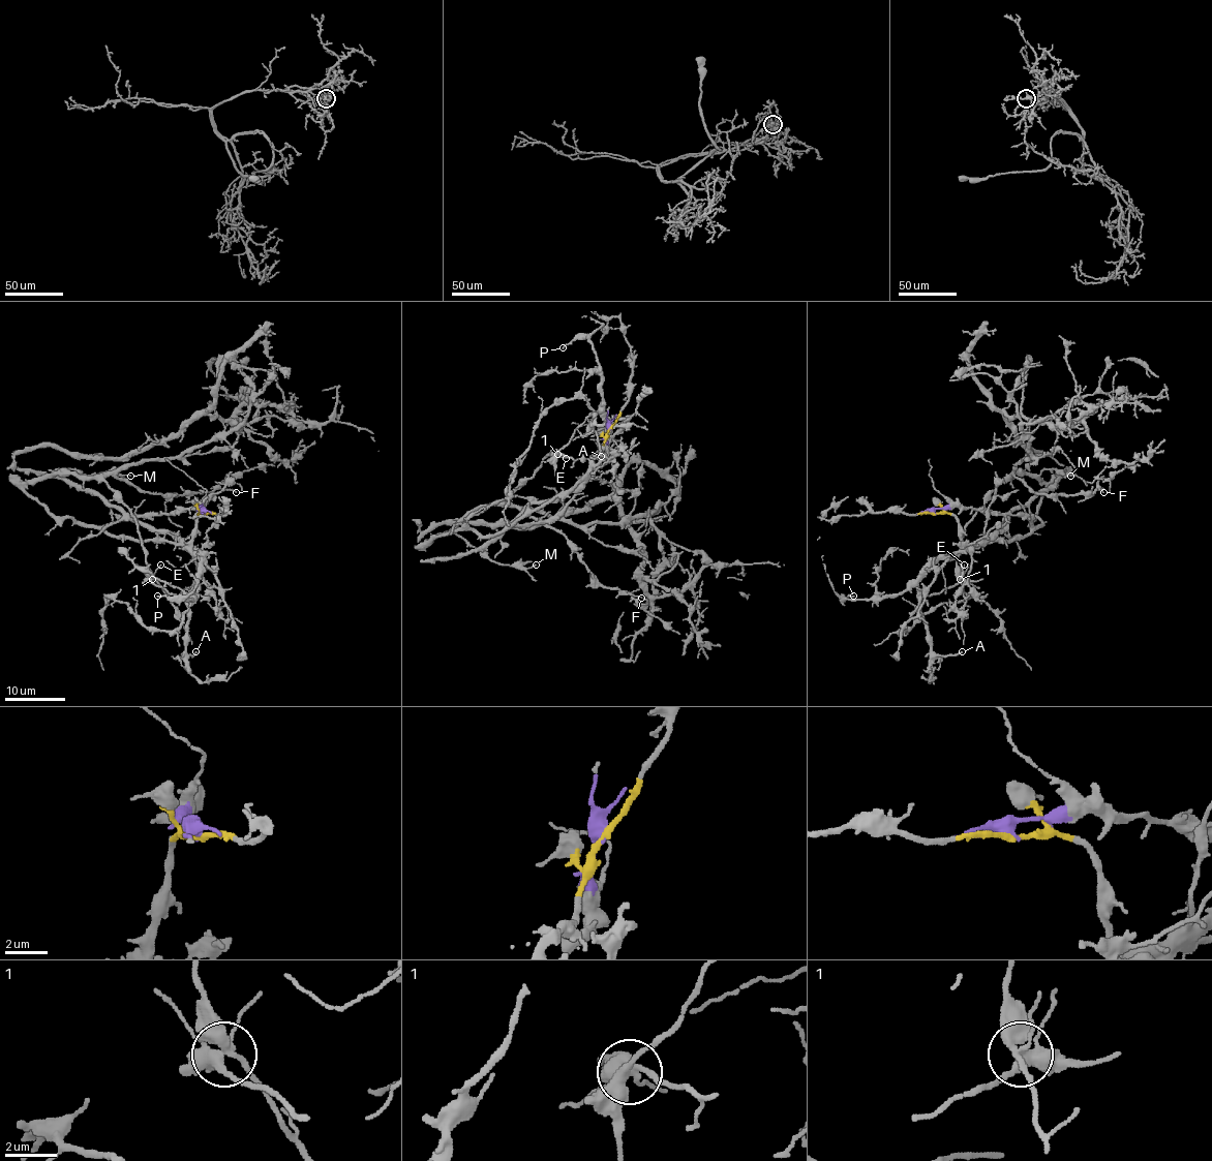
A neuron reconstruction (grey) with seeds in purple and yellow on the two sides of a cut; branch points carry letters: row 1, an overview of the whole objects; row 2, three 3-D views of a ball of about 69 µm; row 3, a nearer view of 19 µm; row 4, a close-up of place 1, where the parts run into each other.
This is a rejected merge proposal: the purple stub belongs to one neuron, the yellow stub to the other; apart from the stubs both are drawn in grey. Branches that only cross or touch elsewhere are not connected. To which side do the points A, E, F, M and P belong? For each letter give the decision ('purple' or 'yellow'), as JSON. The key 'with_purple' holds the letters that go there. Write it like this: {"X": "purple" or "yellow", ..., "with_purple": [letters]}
{"A": "yellow", "E": "yellow", "F": "purple", "M": "purple", "P": "yellow", "with_purple": ["F", "M"]}

